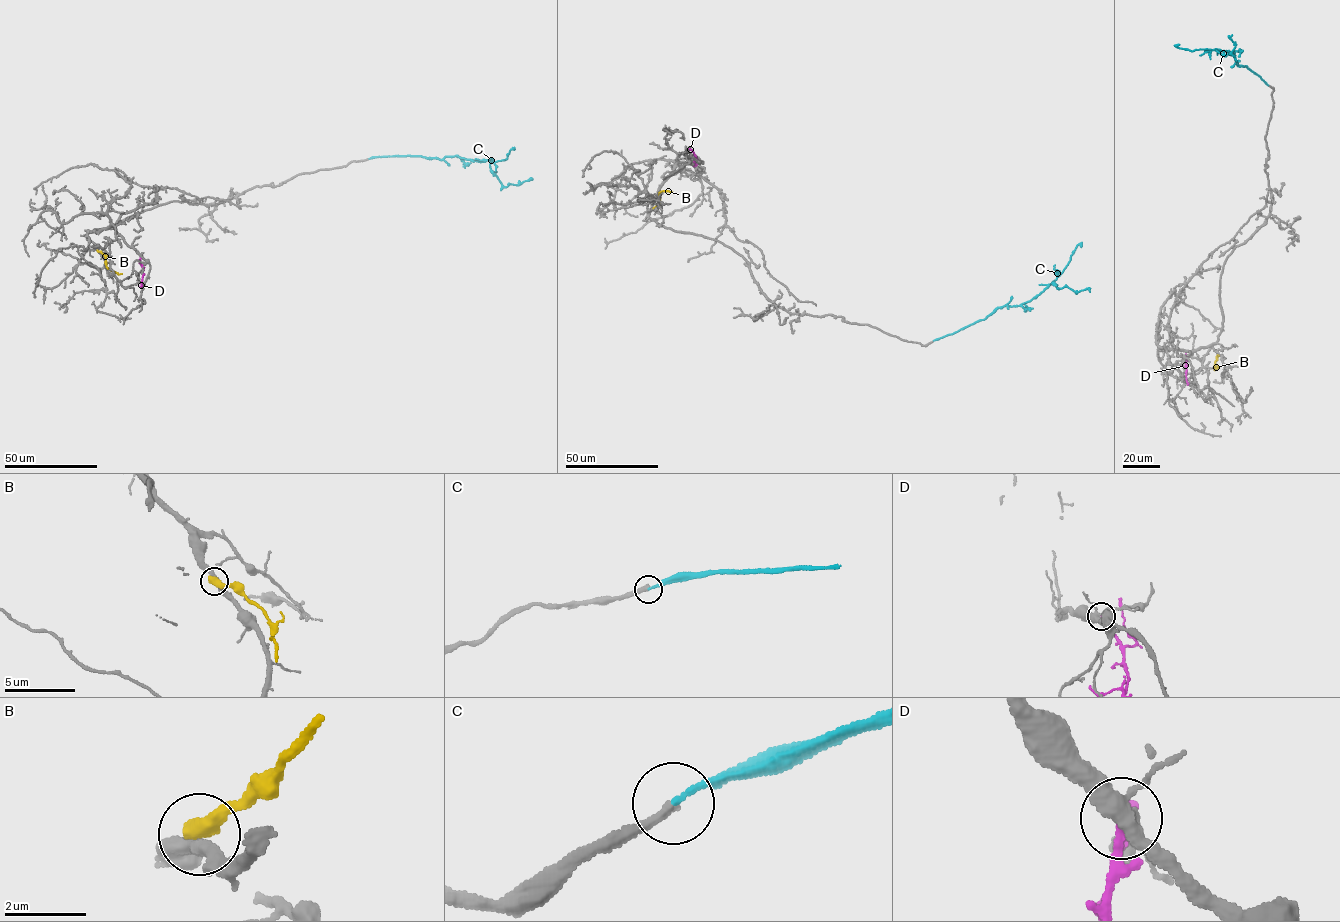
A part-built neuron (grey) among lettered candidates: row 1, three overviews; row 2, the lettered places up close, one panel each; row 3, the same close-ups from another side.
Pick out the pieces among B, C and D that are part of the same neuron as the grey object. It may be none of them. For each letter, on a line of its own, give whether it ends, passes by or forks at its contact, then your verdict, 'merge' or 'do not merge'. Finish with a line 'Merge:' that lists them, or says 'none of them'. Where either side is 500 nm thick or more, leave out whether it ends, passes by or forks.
B: it ends | do not merge
C: it ends | merge
D: it ends | do not merge
Merge: C

